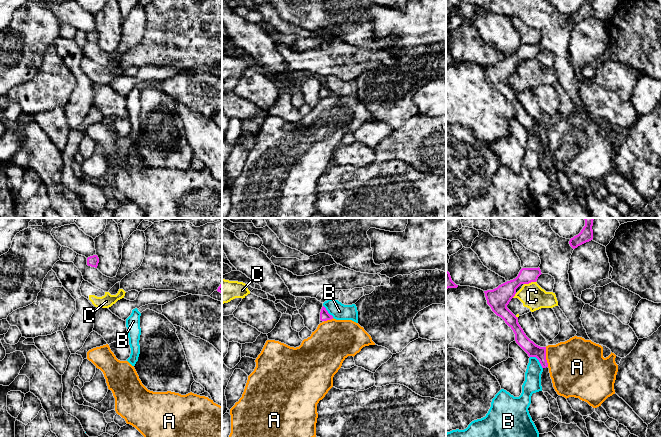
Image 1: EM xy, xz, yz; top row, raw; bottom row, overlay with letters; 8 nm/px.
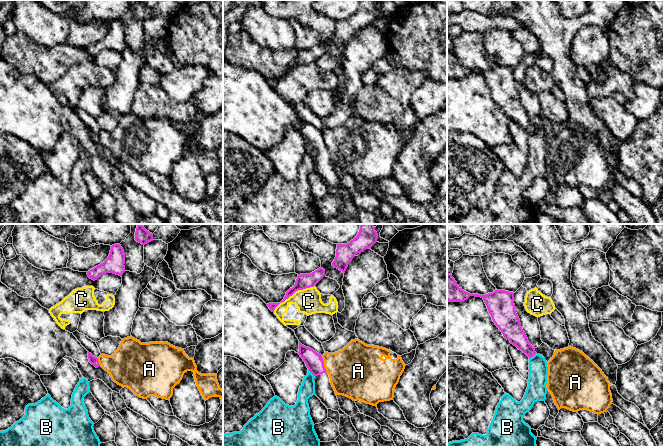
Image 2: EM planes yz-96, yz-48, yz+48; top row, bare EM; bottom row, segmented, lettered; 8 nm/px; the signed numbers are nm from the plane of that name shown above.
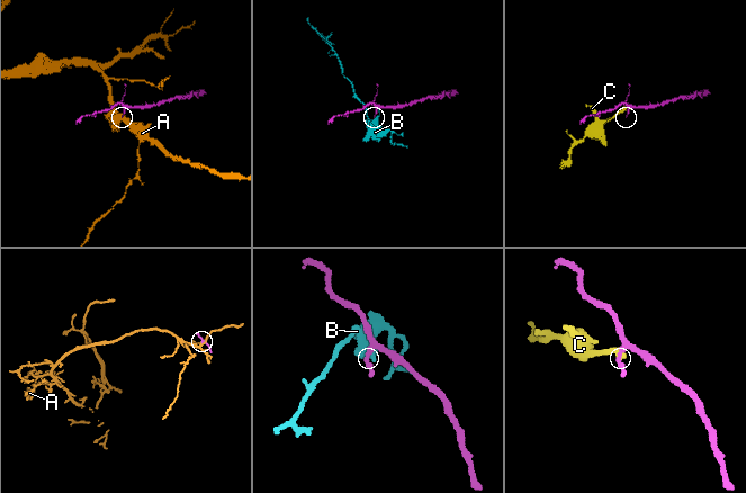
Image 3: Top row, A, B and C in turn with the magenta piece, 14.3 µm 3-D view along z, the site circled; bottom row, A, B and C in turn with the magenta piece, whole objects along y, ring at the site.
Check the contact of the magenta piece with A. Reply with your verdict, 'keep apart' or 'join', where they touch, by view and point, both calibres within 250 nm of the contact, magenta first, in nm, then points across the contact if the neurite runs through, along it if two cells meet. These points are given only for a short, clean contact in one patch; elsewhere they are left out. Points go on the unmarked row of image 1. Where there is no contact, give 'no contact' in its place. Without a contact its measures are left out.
keep apart | yz (545, 133) | 110/420 nm | along yz (545, 123), (545, 135), (548, 142)

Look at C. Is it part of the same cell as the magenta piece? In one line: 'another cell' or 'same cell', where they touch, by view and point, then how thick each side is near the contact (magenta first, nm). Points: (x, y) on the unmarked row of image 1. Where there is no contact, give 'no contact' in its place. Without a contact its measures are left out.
another cell; meets magenta in yz at (529, 58); 160 nm thick on the magenta side, 200 nm on the other

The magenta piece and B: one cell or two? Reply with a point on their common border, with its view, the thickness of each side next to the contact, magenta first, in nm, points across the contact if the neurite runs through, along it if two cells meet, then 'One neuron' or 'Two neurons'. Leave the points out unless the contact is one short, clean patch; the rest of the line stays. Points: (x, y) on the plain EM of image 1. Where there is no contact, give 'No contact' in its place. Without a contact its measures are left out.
Touches magenta at yz (538, 135). Thickness 110 nm (magenta) against 140 nm. Boundary: yz (530, 132), (534, 132), (542, 144). Two neurons

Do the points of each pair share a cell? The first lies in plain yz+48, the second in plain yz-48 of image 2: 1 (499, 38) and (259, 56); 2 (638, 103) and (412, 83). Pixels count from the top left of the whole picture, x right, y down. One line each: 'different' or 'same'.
1: different
2: different

